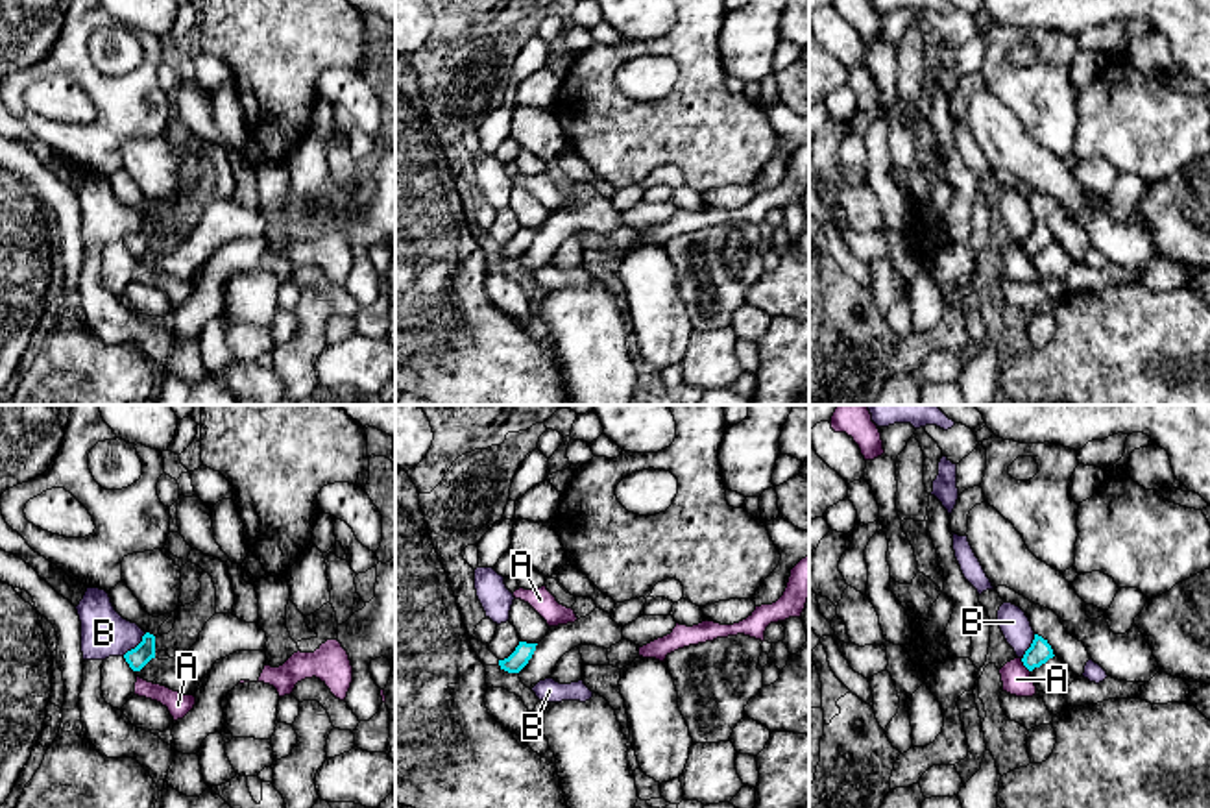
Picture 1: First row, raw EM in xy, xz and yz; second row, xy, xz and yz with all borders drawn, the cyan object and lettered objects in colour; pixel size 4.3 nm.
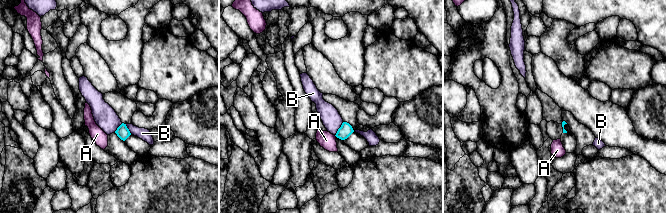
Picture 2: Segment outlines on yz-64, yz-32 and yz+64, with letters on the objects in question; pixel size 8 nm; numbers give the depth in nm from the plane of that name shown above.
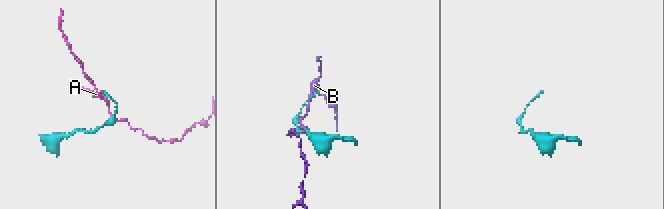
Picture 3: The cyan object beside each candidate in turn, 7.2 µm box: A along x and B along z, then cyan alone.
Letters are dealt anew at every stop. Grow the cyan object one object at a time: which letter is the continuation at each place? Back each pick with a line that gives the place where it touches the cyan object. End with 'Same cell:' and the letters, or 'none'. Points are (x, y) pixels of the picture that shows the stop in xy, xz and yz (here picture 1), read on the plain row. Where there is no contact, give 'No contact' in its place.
Same cell: none

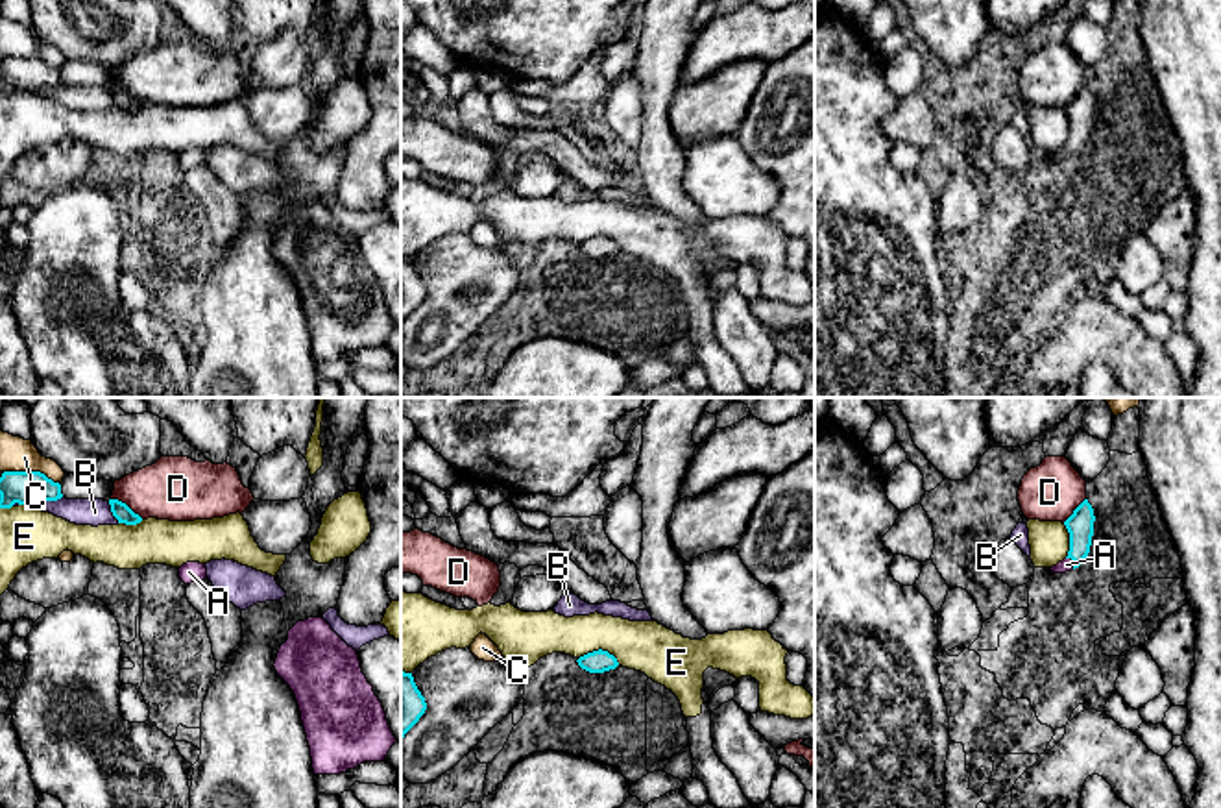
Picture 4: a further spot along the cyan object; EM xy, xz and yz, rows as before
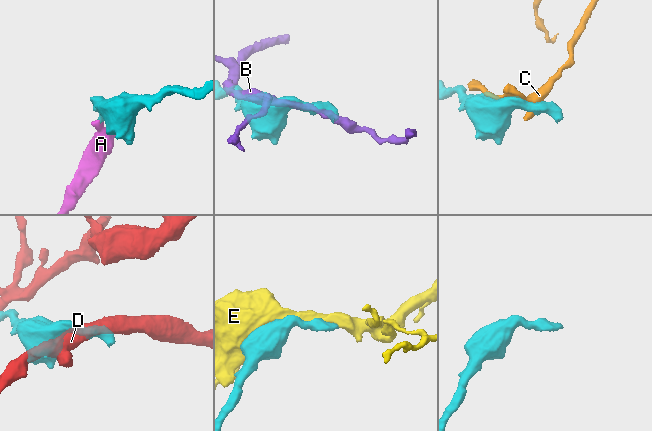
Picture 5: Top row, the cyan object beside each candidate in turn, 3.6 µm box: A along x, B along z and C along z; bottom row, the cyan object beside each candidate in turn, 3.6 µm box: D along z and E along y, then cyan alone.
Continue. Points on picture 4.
A: Touches cyan at yz (1074, 148)
Same cell: A

